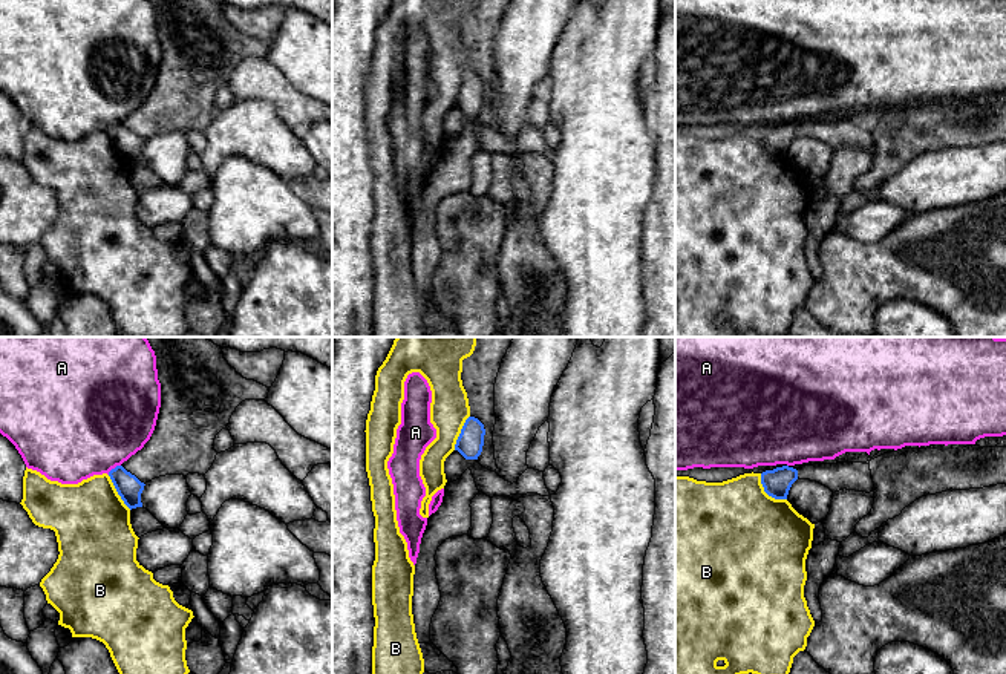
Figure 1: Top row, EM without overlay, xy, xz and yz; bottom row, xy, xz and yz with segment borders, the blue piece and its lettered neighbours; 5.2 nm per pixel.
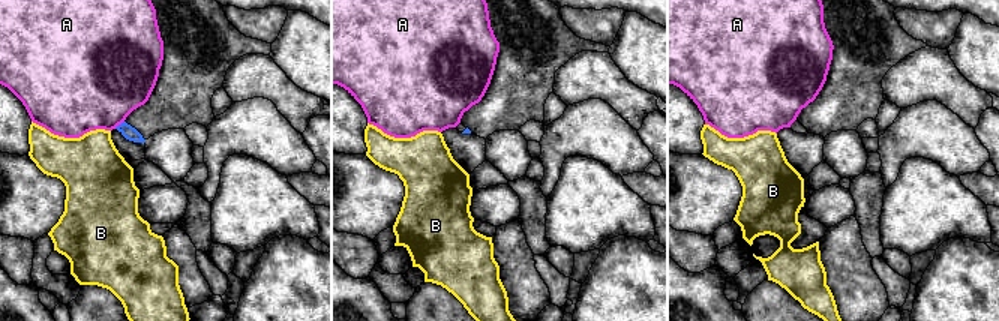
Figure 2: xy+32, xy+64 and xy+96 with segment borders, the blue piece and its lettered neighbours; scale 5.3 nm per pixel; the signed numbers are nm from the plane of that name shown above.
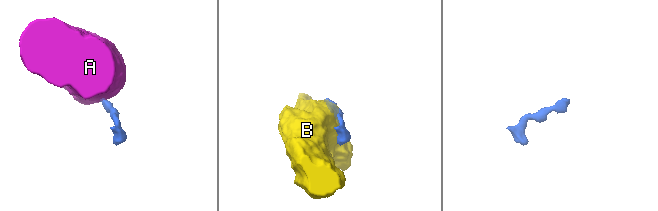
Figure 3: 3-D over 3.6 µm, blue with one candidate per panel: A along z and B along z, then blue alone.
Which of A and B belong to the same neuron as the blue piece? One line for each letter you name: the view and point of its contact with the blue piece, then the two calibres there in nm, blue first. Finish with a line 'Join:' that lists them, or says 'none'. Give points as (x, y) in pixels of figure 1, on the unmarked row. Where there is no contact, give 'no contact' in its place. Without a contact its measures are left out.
Join: none

